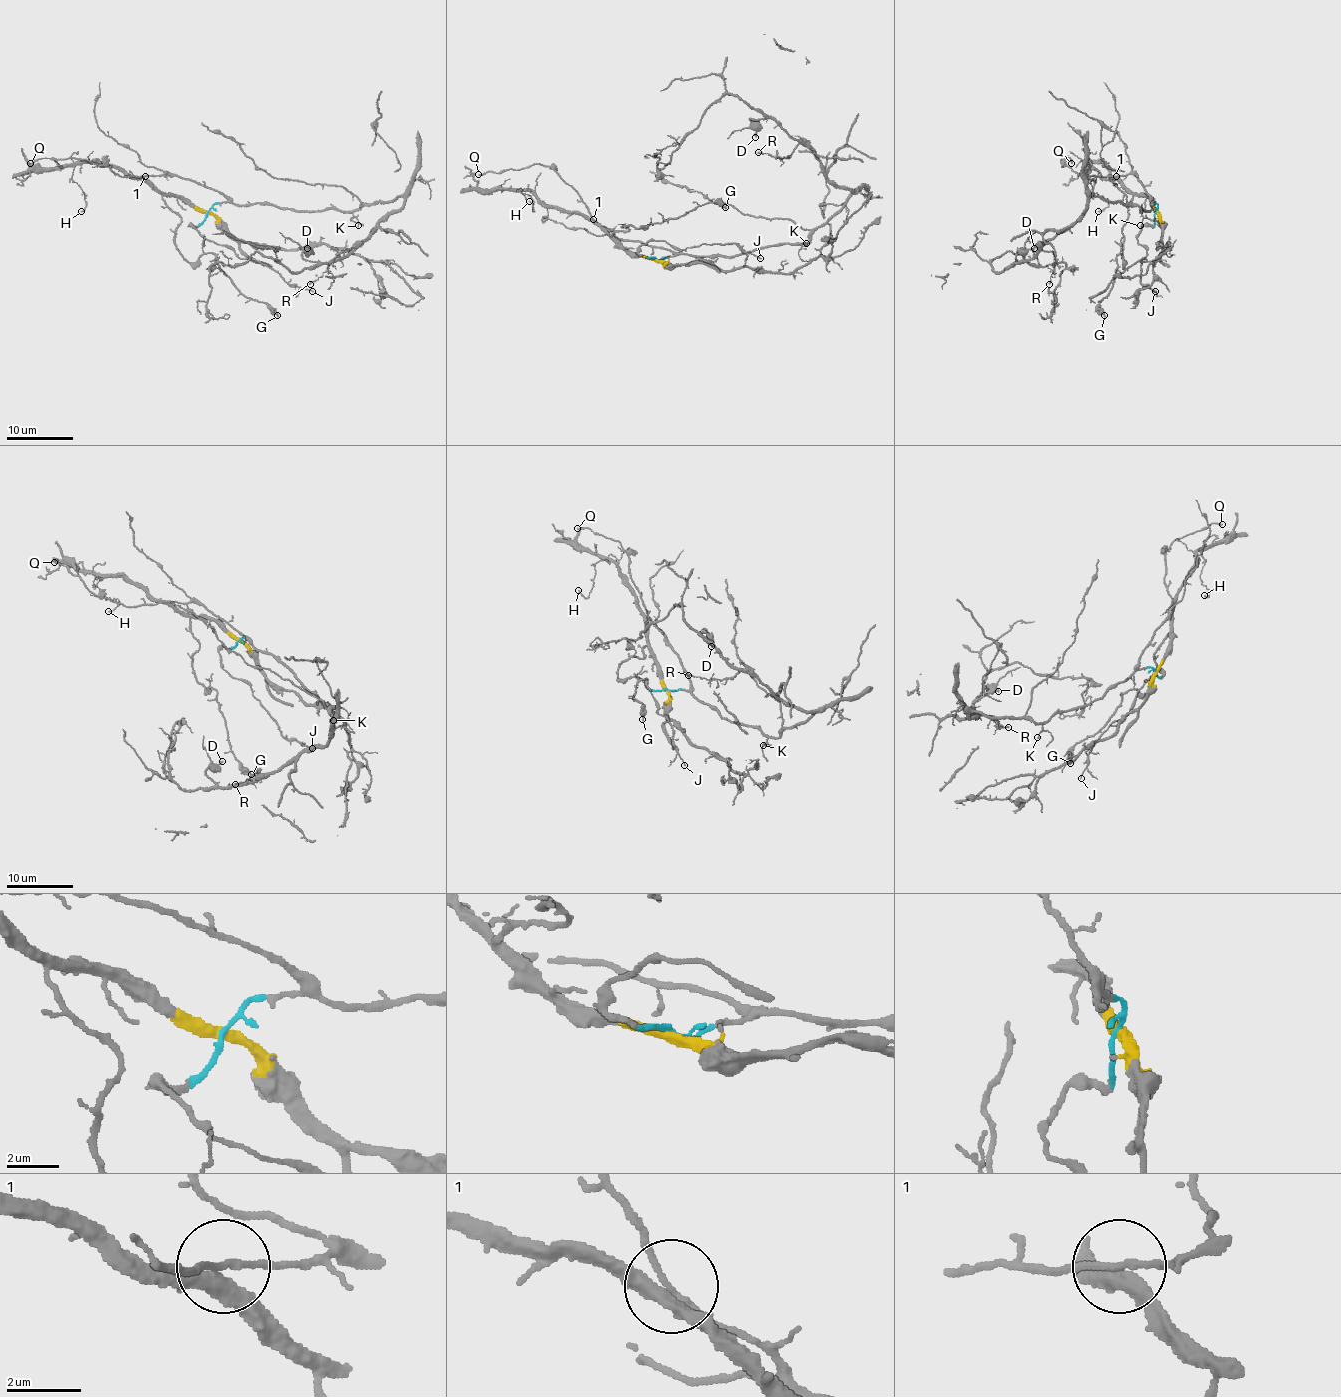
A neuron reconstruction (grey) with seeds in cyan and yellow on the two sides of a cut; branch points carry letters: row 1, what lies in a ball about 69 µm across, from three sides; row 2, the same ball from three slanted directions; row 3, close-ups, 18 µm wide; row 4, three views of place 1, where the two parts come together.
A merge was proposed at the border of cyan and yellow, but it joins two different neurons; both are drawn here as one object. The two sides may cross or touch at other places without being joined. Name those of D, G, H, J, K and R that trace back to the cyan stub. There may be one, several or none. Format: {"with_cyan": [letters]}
{"with_cyan": ["D", "J", "K", "R"]}

